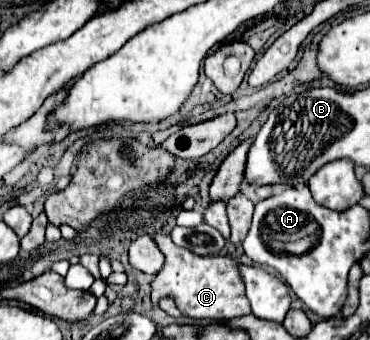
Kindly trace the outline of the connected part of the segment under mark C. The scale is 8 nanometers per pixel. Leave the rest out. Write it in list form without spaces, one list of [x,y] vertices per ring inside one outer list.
[[[155,233],[155,243],[165,255],[165,265],[161,273],[151,281],[153,305],[159,305],[161,299],[171,297],[177,309],[193,319],[231,319],[237,315],[251,313],[235,259],[221,255],[199,257],[189,249],[175,245],[171,237],[163,233]]]

